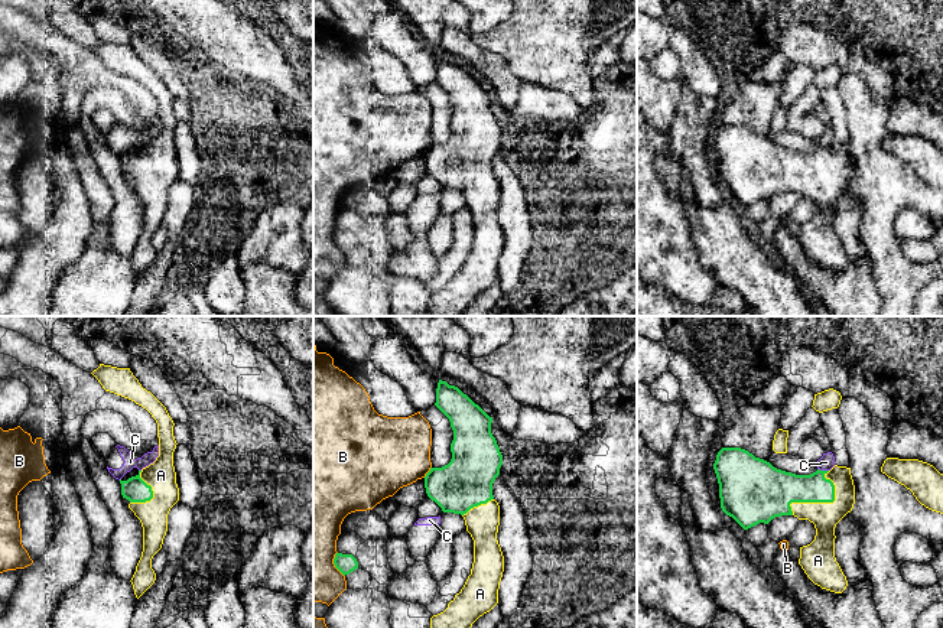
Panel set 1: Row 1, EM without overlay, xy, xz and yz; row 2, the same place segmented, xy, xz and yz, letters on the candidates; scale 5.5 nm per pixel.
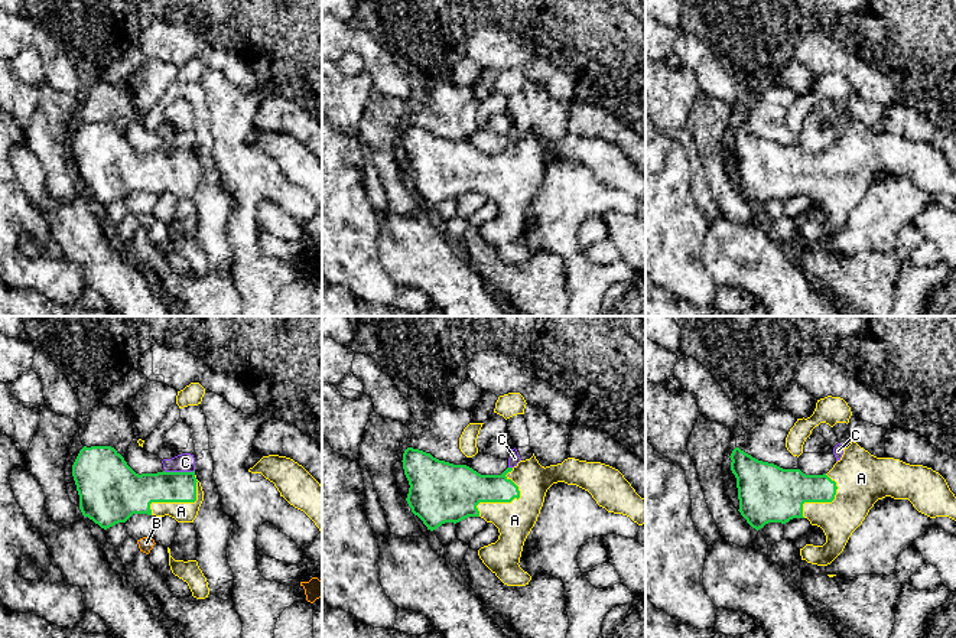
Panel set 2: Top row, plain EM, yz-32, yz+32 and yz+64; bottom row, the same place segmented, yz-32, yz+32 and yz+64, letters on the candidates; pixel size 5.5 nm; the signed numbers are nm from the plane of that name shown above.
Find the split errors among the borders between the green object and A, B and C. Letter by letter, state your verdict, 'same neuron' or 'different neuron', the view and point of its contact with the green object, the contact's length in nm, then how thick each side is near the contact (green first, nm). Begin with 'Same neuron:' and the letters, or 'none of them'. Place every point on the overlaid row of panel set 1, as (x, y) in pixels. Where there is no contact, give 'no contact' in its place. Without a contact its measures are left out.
Same neuron: A
A: same neuron; meets green in yz at (822, 501); contact 320 nm long; 200 nm thick on the green side, 160 nm on the other
B: different neuron; meets green in xz at (428, 472); contact 80 nm long; 280 nm thick on the green side, 400 nm on the other
C: different neuron; meets green in yz at (823, 471); contact 70 nm long; 190 nm thick on the green side, 90 nm on the other

